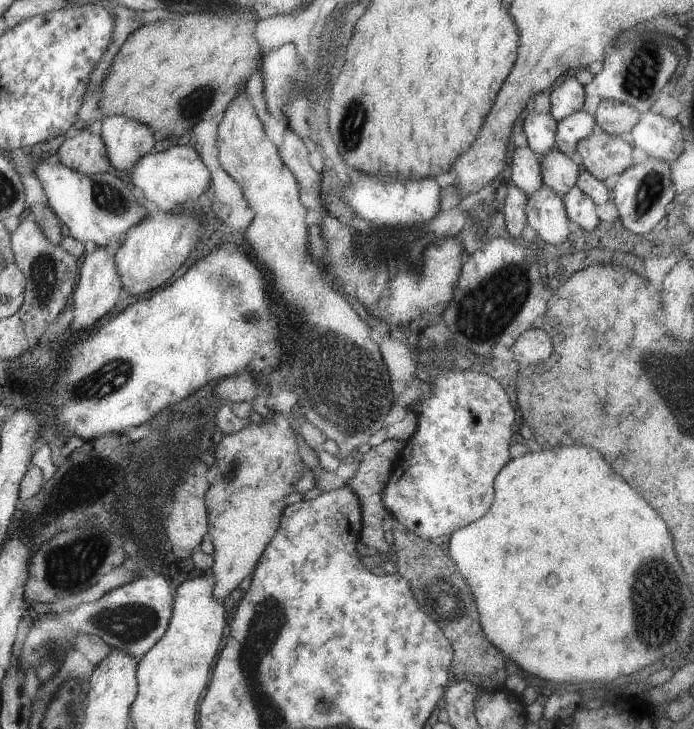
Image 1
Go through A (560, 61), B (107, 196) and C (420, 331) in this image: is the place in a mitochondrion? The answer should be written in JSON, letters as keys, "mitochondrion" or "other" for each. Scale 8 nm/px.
{"A":"other","B":"mitochondrion","C":"other"}

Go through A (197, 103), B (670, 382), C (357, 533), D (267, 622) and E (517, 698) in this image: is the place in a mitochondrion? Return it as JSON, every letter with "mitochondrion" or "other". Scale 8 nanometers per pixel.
{"A":"mitochondrion","B":"mitochondrion","C":"other","D":"mitochondrion","E":"other"}

